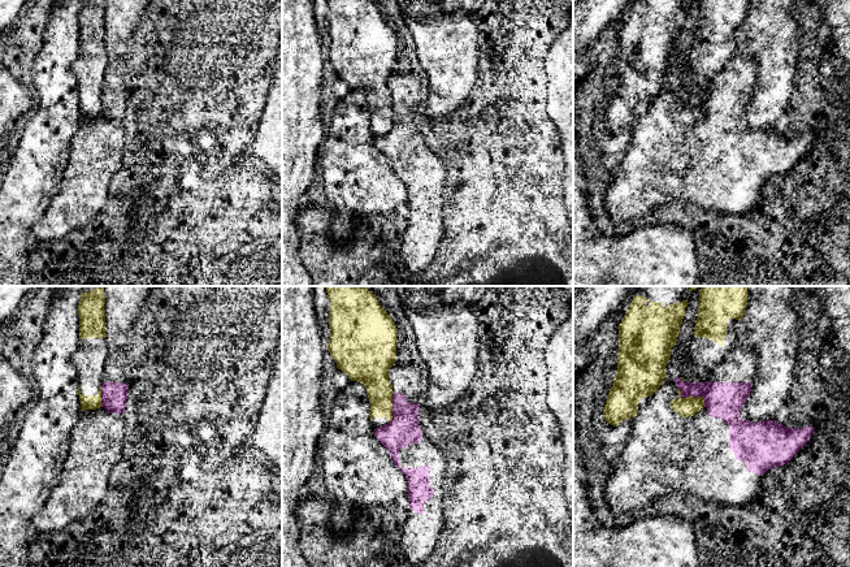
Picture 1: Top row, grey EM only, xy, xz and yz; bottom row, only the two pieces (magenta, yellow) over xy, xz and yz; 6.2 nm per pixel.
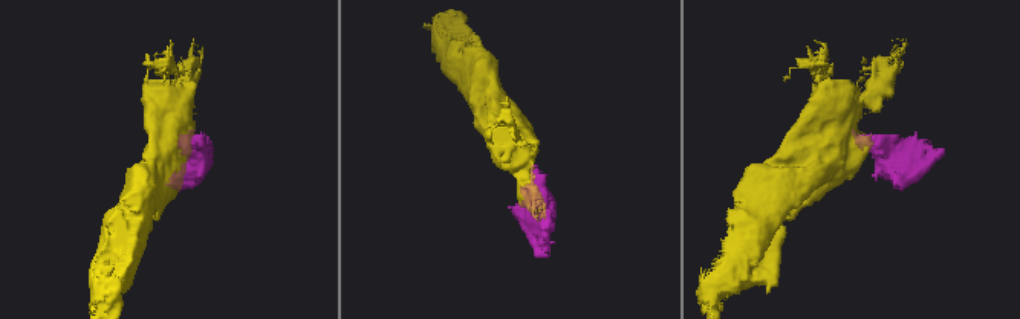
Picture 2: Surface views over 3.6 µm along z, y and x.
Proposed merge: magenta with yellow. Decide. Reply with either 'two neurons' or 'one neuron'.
two neurons

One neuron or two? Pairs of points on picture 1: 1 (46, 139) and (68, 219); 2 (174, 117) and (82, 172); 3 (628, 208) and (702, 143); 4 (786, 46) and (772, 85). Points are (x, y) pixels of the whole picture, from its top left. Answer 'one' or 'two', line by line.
1: two
2: two
3: one
4: one

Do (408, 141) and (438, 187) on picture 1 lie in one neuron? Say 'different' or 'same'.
same

